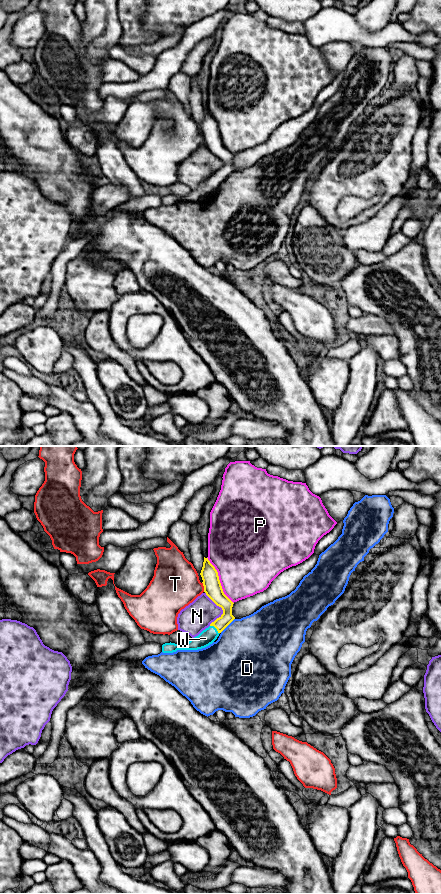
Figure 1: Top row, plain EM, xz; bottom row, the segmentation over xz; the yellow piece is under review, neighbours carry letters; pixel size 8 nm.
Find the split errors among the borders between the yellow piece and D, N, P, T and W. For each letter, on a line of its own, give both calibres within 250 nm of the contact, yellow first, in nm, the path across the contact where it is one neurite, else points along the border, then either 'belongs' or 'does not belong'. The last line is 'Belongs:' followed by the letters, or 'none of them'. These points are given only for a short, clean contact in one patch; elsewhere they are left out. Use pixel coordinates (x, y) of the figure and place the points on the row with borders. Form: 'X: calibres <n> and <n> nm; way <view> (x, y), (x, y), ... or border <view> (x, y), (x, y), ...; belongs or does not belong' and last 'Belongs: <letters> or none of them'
D: calibres 110 and 500 nm; does not belong
N: calibres 140 and 240 nm; does not belong
P: calibres 140 and 480 nm; does not belong
T: calibres 140 and 380 nm; does not belong
W: calibres 110 and 120 nm; way xz (217, 596), (226, 616), (215, 627), (209, 635); belongs
Belongs: W

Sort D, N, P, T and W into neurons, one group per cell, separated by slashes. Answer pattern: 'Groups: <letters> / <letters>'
Groups: D / N / P / T / W

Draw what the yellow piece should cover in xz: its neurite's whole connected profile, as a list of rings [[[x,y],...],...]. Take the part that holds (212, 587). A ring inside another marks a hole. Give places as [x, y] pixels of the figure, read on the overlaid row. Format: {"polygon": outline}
{"polygon": [[[204,557],[200,575],[203,580],[204,592],[217,606],[222,608],[223,614],[188,643],[183,645],[171,642],[163,644],[163,653],[173,653],[177,650],[198,650],[205,648],[212,644],[219,634],[235,619],[232,615],[234,603],[224,594],[218,572],[208,558]]]}

